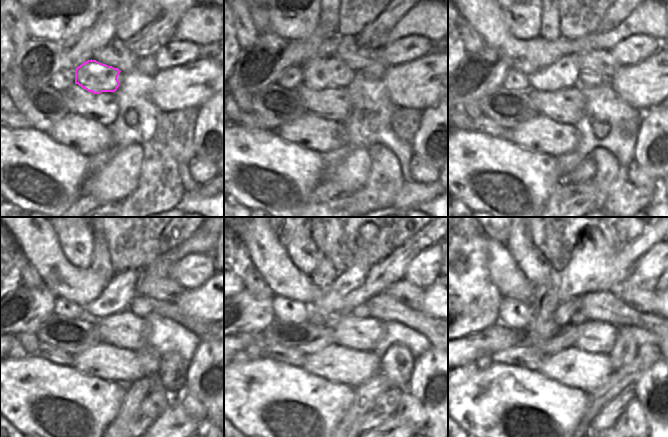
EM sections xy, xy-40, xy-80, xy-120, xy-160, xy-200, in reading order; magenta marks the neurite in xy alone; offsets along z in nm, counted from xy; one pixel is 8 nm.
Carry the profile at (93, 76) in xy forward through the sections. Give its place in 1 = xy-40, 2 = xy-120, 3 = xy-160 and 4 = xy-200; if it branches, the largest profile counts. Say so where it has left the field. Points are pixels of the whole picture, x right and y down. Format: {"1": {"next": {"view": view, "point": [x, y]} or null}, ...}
{"1": {"next": {"view": "xy-40", "point": [321, 73]}}, "2": {"next": {"view": "xy-120", "point": [104, 305]}}, "3": {"next": {"view": "xy-160", "point": [354, 278]}}, "4": {"next": {"view": "xy-200", "point": [590, 269]}}}

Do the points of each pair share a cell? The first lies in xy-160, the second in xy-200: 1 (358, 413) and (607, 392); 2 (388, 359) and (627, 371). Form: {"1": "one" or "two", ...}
{"1": "one", "2": "two"}

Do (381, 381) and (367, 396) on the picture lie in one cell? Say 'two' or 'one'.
one

